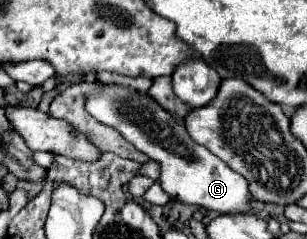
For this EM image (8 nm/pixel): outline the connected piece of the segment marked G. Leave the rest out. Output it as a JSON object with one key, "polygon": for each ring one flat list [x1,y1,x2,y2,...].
{"polygon":[[106,85,100,95,88,97,86,109,94,119,116,127,132,145,136,145,140,151,160,163,160,185,172,199,198,205,206,211,216,211,220,215,256,215,250,205,254,203,254,199,248,191,246,179,232,171,206,147,194,143,184,127,172,123,172,115,168,115,146,93]]}

